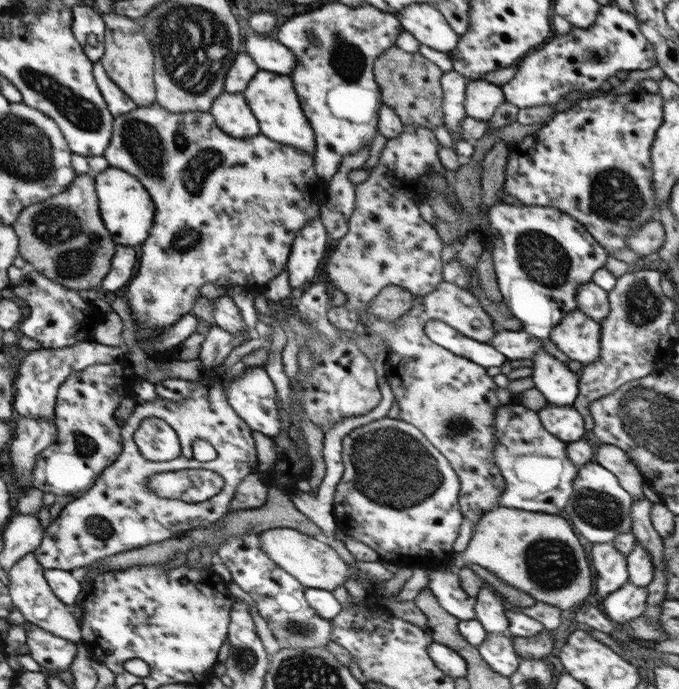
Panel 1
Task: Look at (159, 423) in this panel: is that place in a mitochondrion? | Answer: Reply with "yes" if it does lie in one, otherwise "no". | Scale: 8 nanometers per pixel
no

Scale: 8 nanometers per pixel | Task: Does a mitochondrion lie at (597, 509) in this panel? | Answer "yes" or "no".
yes

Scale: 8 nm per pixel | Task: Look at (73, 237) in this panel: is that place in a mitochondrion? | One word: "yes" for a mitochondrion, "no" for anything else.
yes

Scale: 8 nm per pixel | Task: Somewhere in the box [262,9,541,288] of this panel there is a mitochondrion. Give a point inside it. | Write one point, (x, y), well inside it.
(348, 63)

